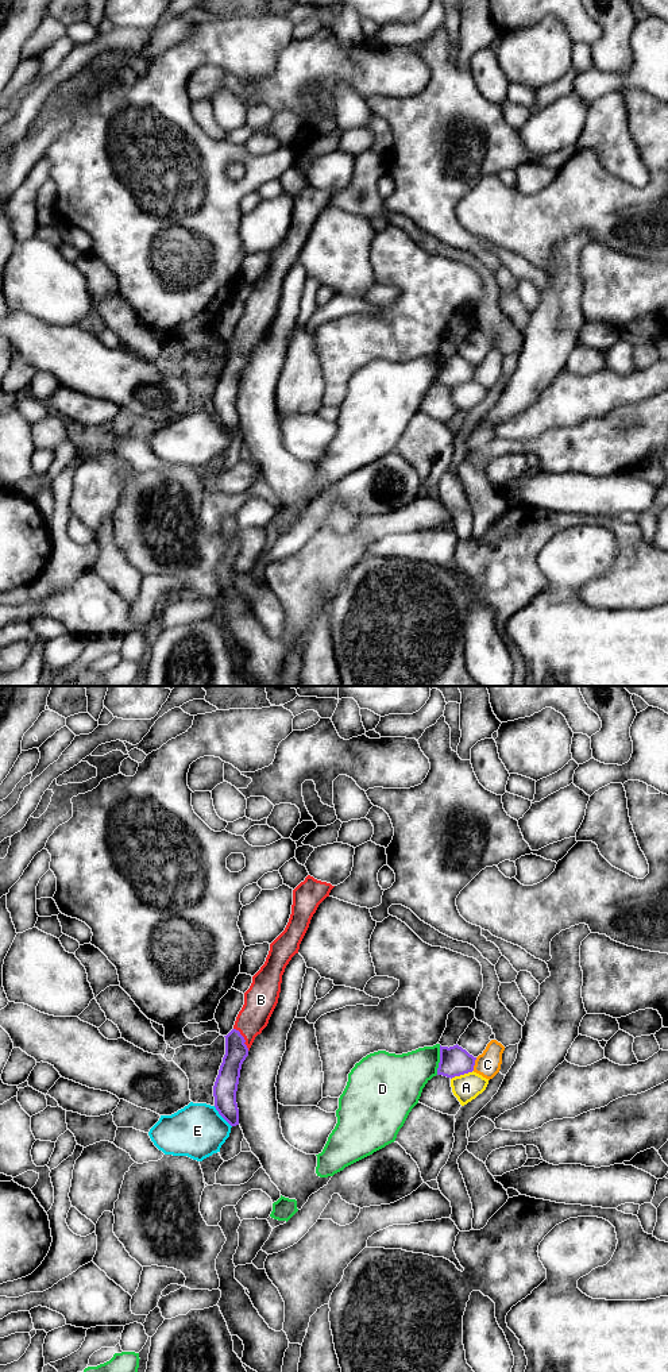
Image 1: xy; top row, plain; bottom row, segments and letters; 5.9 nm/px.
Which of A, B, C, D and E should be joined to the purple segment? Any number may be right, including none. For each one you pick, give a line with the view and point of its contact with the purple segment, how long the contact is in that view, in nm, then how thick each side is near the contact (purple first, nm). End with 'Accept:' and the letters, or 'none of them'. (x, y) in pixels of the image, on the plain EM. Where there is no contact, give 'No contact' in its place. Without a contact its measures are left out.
B: Touches purple at xy (243, 347). Shared border 160 nm. Thickness 140 nm (purple) against 190 nm
Accept: B

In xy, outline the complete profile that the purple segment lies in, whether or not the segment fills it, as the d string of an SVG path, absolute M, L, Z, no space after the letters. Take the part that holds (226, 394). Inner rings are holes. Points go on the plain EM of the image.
M308 184L293 199L291 223L285 239L270 253L265 273L244 301L244 313L225 346L225 363L213 394L215 416L231 433L239 433L236 400L242 373L258 343L267 335L278 312L282 284L309 236L318 213L335 194Z

